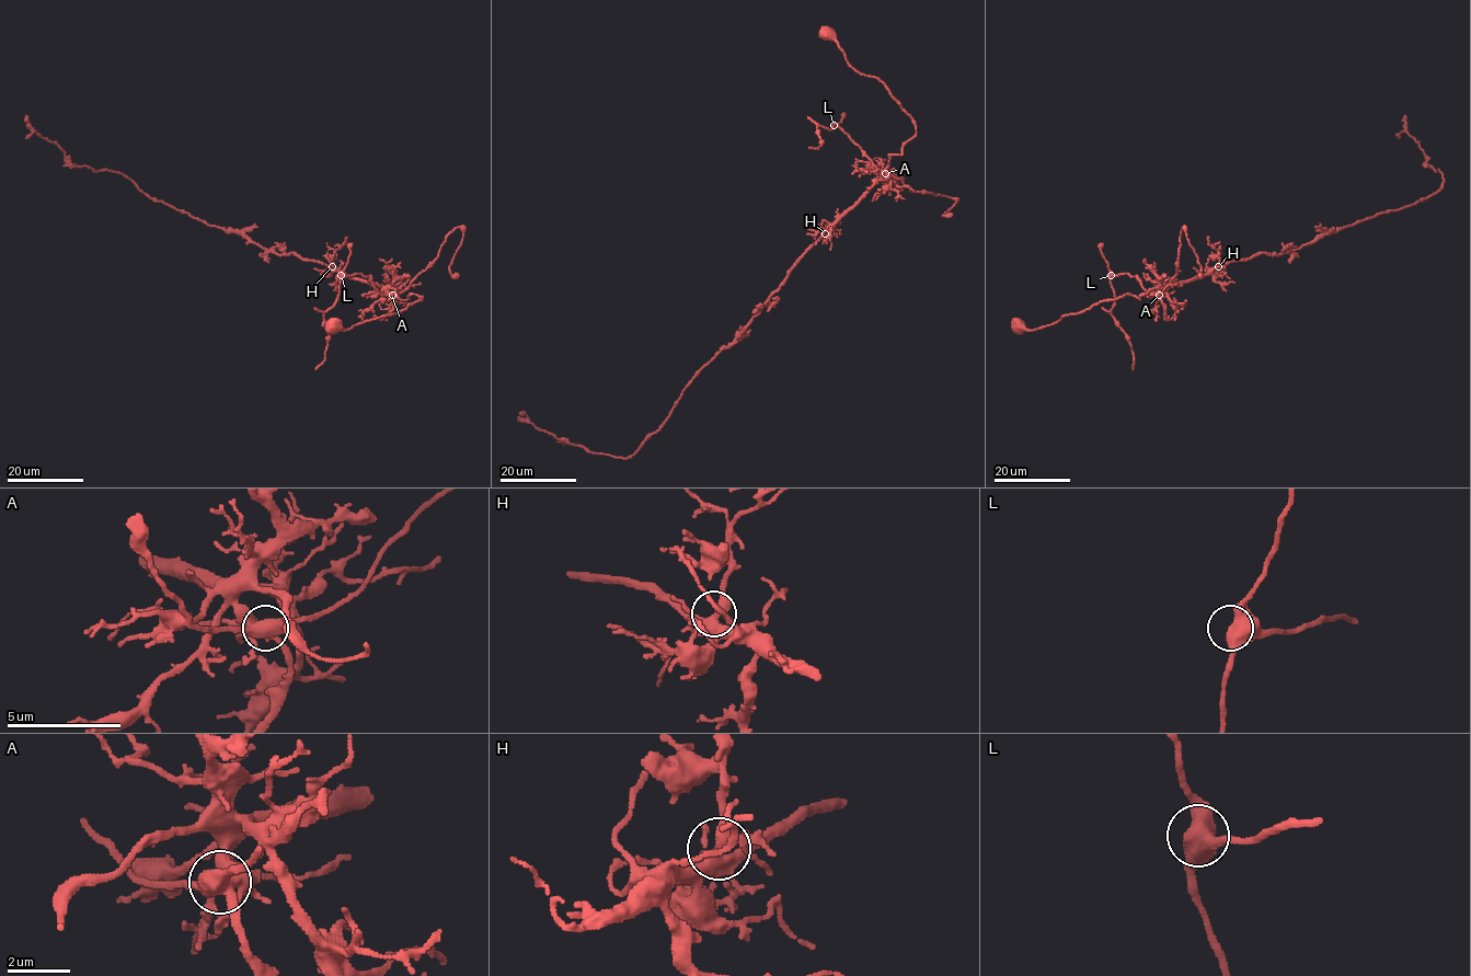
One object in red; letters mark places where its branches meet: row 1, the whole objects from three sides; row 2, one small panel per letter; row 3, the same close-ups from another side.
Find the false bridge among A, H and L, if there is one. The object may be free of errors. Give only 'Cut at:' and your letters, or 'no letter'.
Cut at: A

